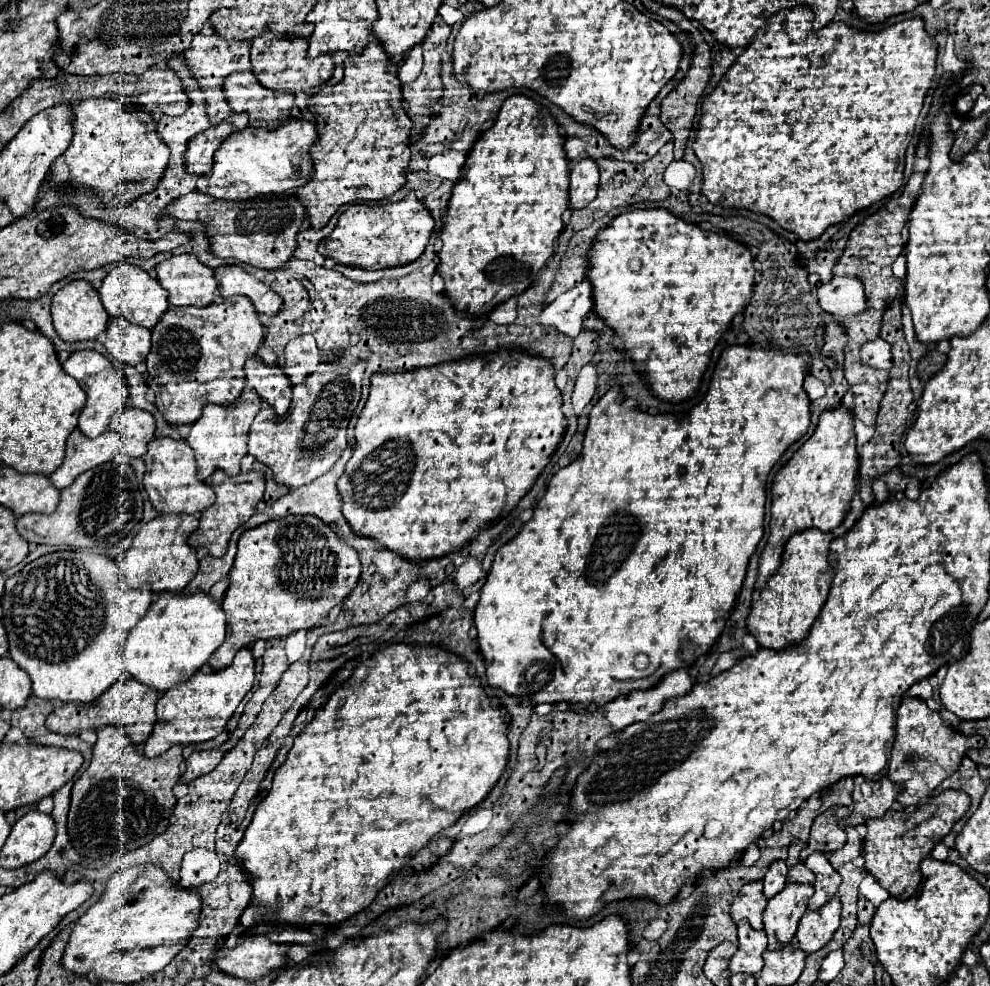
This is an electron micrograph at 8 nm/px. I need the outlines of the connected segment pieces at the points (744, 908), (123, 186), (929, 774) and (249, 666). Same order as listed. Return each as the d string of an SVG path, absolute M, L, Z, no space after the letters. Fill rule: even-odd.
M751 881L741 887L739 895L731 905L731 917L735 923L747 919L753 929L763 929L761 913L767 907L767 897L763 895L763 881Z
M89 97L83 99L79 105L73 107L75 111L75 123L73 123L73 141L67 147L63 155L59 155L51 169L51 181L57 185L81 185L95 189L107 207L121 207L133 201L135 197L149 193L157 187L167 161L169 161L169 147L165 147L163 139L157 135L157 125L153 119L141 121L139 119L139 107L125 109L117 99L99 99Z
M905 697L897 709L895 745L891 751L889 771L887 771L887 777L903 787L897 801L905 807L917 805L943 779L951 777L959 769L963 757L967 755L967 749L969 749L967 737L955 729L949 729L939 717L939 713L931 711L923 699Z
M241 647L237 651L233 663L219 671L197 671L193 679L179 683L165 691L165 695L157 703L157 723L143 745L143 753L147 757L163 755L171 745L189 745L189 743L203 743L207 739L217 737L241 699L249 693L255 681L255 659L249 647Z

